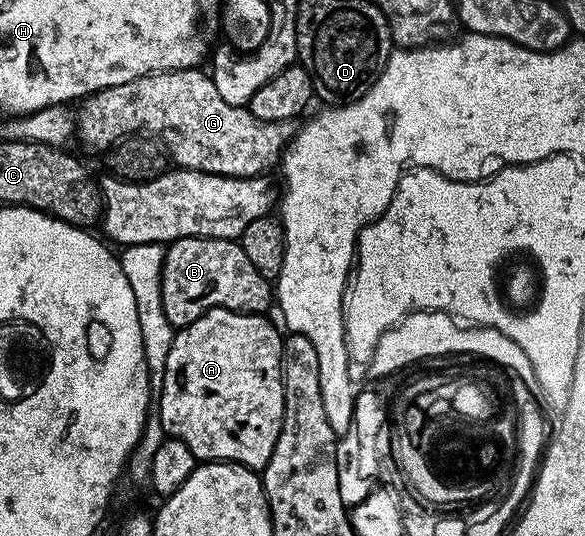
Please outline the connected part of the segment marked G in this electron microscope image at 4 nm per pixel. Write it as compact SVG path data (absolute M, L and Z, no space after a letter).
M190 67L180 71L162 71L137 81L125 81L125 85L113 85L87 96L78 104L79 115L74 116L77 143L87 151L106 153L119 142L139 132L161 137L170 162L176 168L187 167L191 171L204 171L210 175L224 175L234 179L248 179L254 175L270 172L270 167L280 162L283 152L295 140L295 119L272 119L264 121L253 117L247 107L229 105L221 98L217 85L206 70Z

